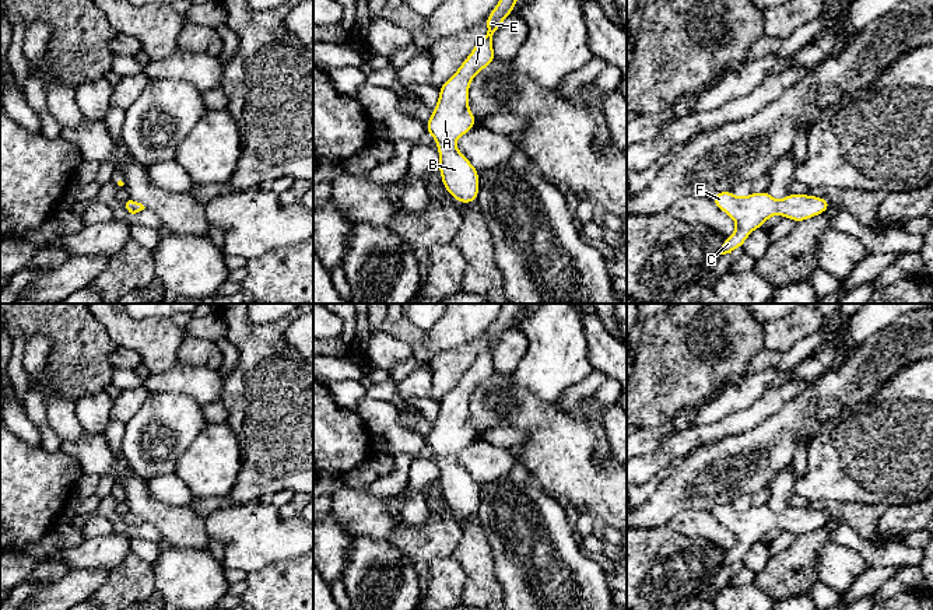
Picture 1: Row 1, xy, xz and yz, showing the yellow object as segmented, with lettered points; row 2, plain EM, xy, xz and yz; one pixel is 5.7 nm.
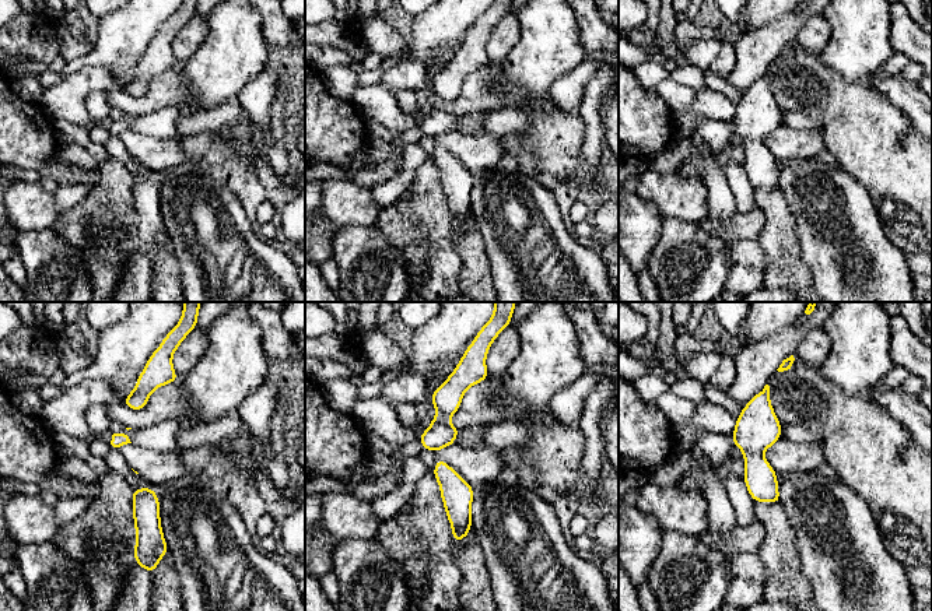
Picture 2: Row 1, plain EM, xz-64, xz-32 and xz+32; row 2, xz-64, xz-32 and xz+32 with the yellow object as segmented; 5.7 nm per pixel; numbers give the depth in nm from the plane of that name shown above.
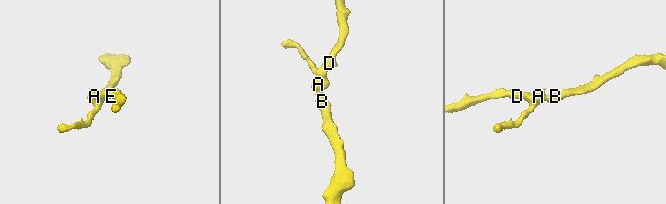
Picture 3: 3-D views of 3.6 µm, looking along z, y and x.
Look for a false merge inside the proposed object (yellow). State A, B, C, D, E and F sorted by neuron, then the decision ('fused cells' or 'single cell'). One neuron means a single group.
A B C D E F; single cell

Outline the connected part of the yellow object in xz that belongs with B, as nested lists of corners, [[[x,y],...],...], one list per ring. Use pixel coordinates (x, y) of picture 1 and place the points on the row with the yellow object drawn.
[[[499,0],[485,18],[488,34],[481,38],[453,77],[439,88],[439,99],[432,111],[425,130],[438,143],[441,155],[438,168],[443,187],[462,204],[477,201],[478,171],[457,150],[453,143],[460,136],[473,130],[477,118],[469,111],[469,85],[474,76],[494,60],[492,36],[504,20],[512,14],[518,0]]]

